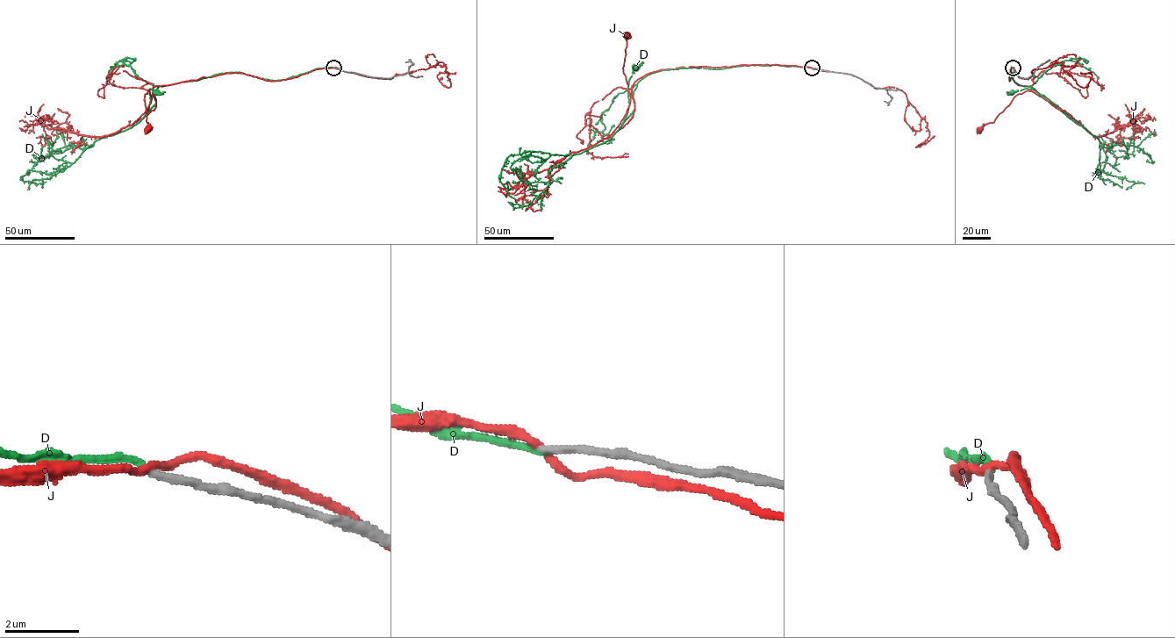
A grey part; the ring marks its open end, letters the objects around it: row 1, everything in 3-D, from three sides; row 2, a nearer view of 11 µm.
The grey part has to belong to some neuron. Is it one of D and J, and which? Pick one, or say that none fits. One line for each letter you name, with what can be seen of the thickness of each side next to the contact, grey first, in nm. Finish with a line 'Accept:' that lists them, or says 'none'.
D: Thickness 200 nm (grey) against 150 nm
Accept: D

